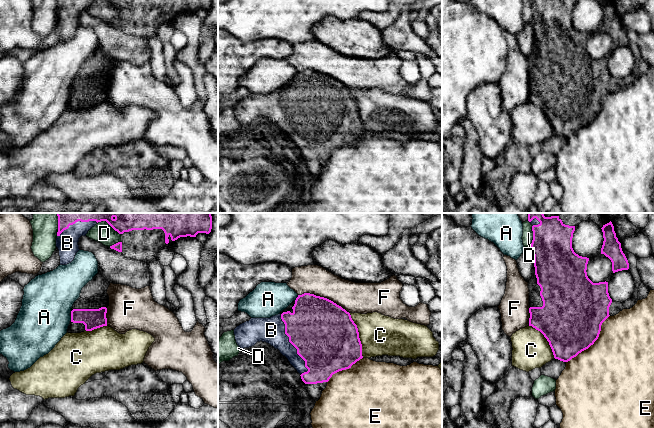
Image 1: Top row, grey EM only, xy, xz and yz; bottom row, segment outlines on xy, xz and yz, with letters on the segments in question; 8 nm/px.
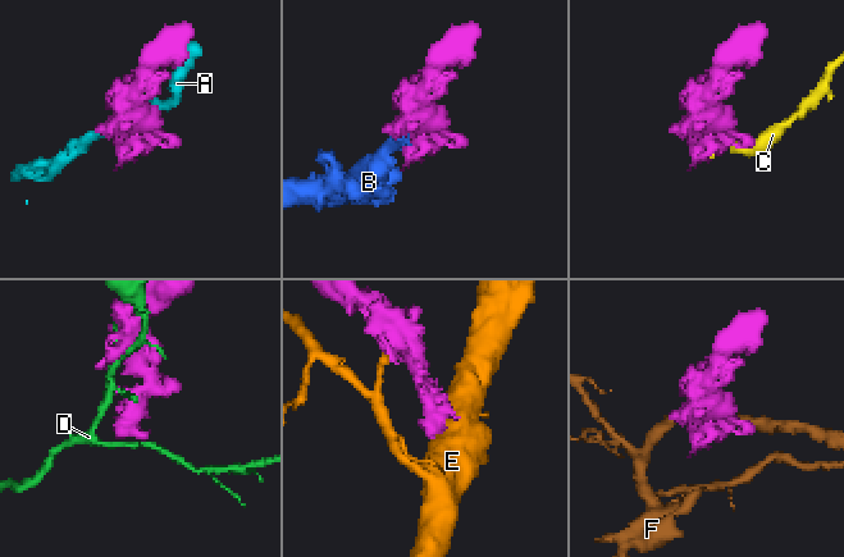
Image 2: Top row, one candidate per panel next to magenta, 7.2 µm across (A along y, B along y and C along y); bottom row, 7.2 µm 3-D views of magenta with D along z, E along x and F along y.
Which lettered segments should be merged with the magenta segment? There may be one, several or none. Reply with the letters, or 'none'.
B

